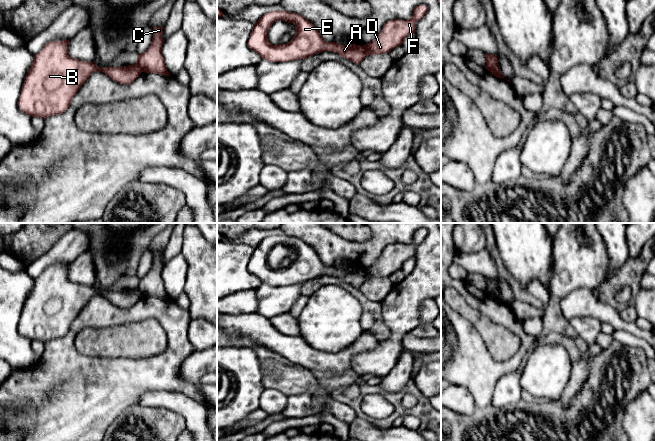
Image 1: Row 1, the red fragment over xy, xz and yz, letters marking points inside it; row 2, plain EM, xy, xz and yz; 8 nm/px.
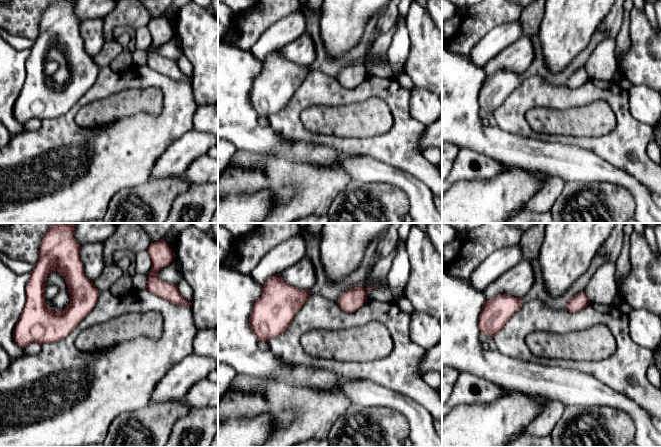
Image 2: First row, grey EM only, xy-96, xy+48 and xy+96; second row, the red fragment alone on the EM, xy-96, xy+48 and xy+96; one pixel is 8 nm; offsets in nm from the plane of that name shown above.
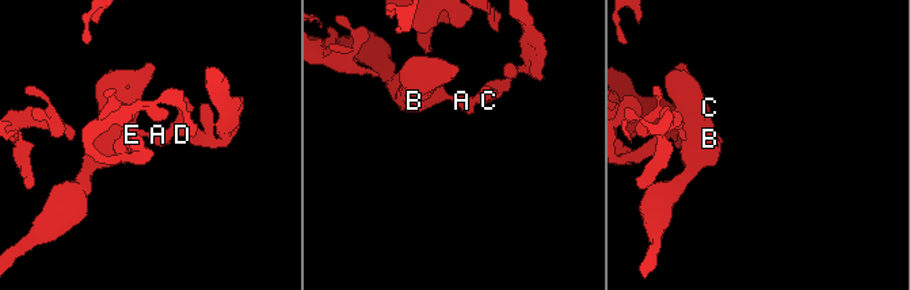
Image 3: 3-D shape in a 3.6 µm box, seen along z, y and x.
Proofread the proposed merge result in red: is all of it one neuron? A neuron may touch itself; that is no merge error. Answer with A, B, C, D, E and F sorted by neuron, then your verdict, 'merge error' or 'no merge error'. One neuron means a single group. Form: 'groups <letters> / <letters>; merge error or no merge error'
groups A B E / C D F; merge error

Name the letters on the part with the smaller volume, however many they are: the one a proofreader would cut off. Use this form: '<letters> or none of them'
A, B, E

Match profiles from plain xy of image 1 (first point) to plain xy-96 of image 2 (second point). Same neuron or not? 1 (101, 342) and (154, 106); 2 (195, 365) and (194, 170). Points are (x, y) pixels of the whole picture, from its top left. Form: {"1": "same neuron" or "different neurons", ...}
{"1": "same neuron", "2": "different neurons"}

